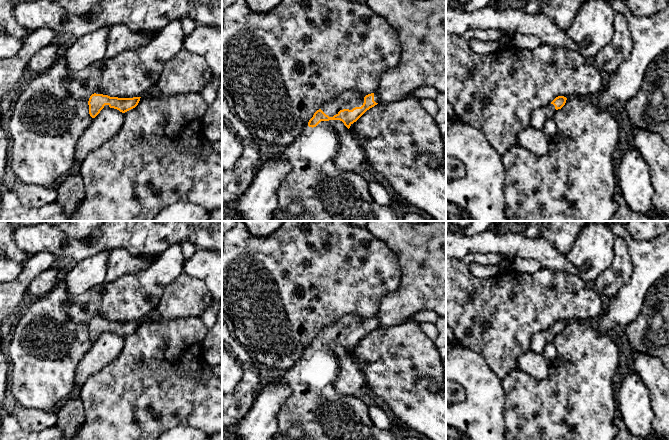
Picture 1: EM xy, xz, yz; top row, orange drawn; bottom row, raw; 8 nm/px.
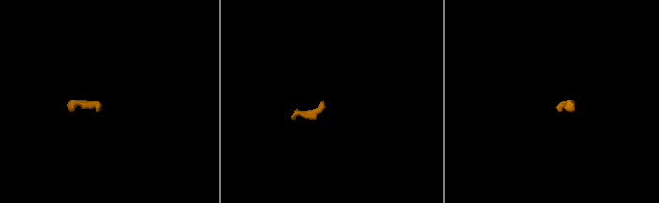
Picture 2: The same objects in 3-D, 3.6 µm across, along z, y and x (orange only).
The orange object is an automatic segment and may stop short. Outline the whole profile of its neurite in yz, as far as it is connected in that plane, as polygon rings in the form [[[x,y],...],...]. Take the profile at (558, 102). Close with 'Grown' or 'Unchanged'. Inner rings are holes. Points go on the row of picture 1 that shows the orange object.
[[[564,96],[556,97],[550,104],[538,108],[531,117],[530,126],[536,130],[542,130],[547,120],[553,119],[555,111],[561,109],[567,98]]]. Grown

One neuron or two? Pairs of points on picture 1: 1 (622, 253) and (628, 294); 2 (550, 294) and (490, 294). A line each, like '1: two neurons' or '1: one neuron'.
1: two neurons
2: one neuron

